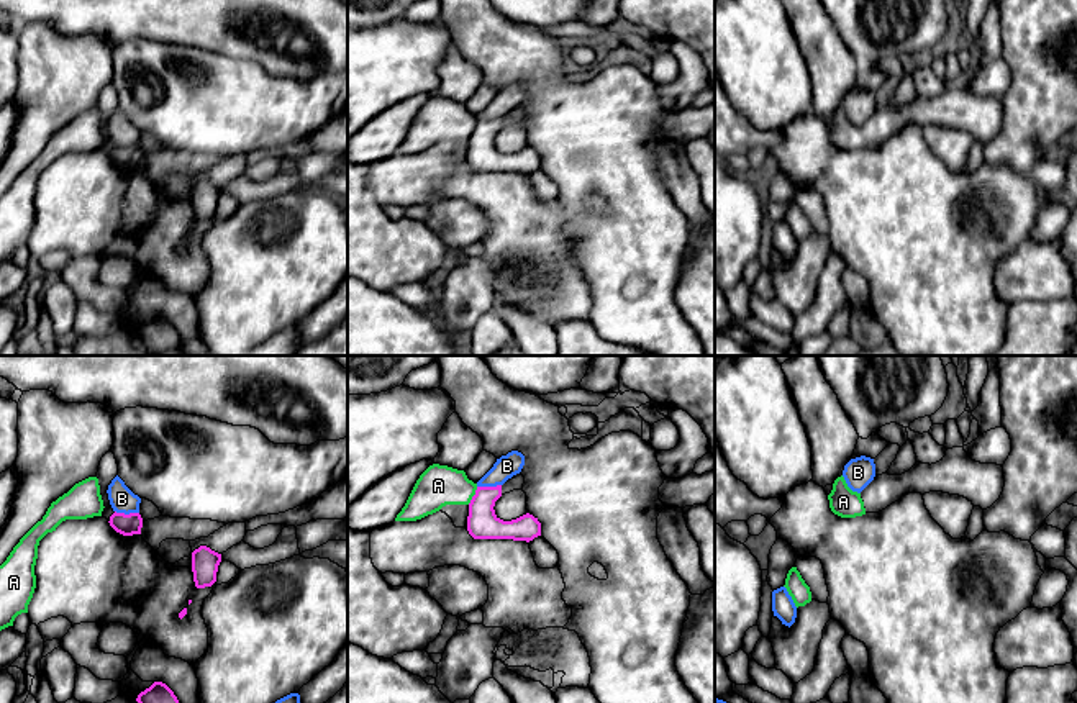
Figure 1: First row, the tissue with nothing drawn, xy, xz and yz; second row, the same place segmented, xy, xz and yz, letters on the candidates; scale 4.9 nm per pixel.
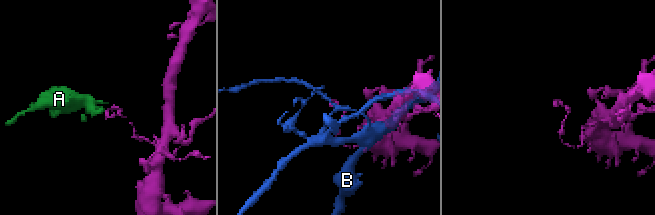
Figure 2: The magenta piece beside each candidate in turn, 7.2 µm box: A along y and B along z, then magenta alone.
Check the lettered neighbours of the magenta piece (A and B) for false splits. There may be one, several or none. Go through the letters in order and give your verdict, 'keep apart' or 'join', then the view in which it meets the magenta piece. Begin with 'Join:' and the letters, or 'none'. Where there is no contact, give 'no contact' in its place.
Join: none
A: keep apart; meets magenta in xz
B: keep apart; meets magenta in xy

